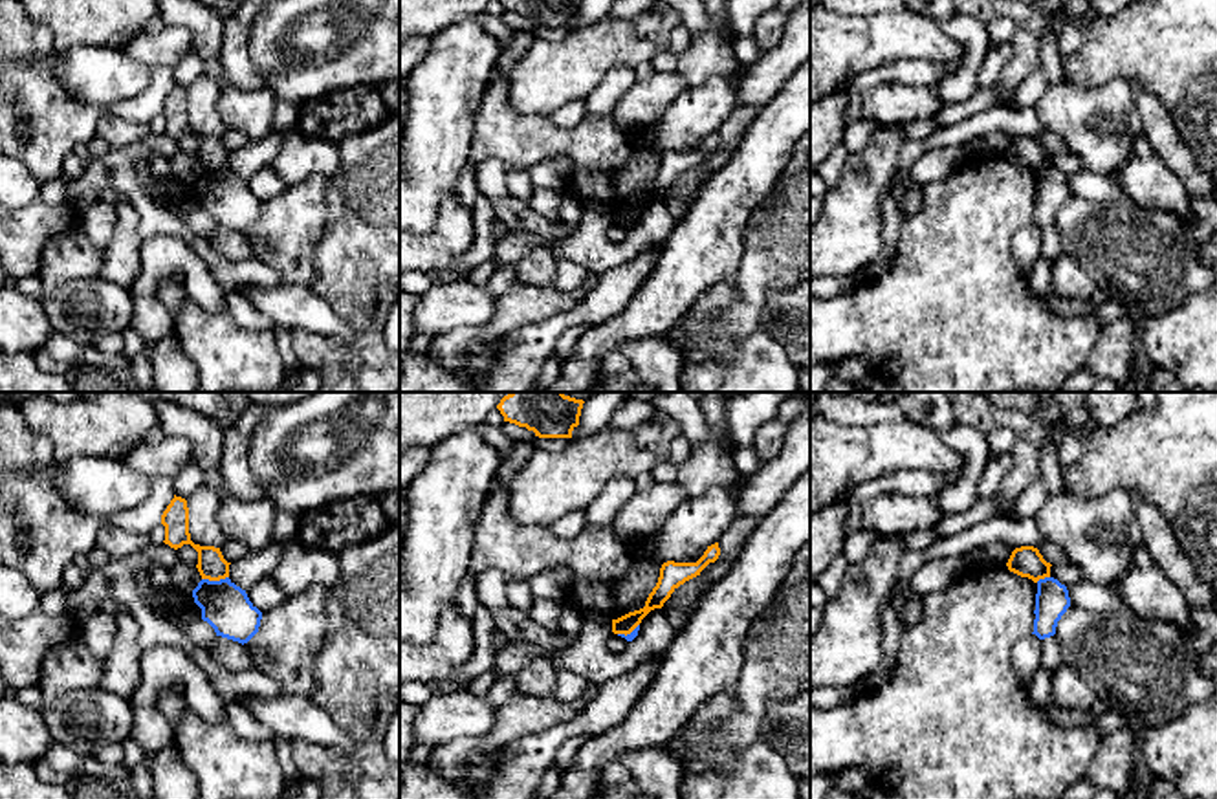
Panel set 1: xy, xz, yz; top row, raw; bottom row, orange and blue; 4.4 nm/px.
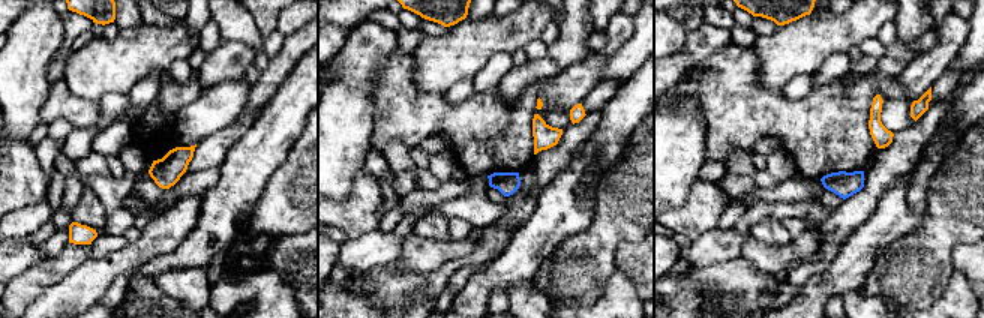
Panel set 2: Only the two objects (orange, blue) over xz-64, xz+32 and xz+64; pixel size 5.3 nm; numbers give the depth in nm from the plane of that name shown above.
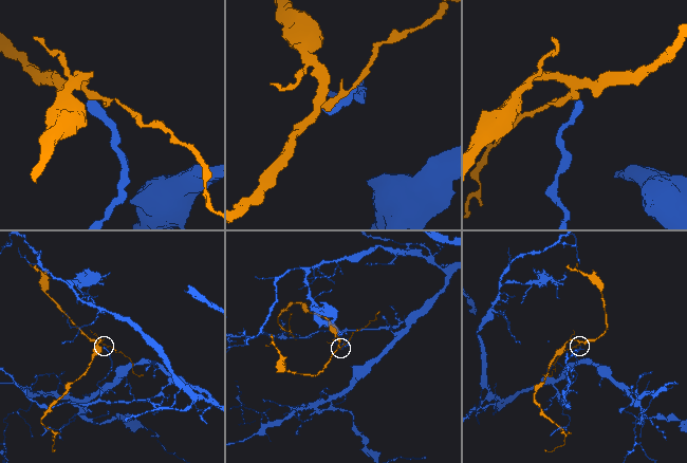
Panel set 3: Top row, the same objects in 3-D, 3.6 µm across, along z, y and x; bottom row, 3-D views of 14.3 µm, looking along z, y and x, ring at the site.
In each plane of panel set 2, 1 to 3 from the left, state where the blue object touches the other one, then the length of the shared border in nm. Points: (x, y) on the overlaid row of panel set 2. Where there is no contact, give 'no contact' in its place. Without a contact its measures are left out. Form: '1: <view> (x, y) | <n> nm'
1: no contact
2: no contact
3: no contact

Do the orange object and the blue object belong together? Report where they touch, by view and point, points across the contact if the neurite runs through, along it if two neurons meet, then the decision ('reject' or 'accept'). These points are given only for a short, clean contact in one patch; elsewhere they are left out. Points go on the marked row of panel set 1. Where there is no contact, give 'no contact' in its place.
xy (215, 580) | along xy (228, 576), (202, 580) | reject

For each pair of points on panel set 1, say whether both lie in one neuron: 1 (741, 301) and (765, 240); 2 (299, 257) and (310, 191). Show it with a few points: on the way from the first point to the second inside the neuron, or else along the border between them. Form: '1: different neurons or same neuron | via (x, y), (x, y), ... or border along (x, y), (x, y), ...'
1: same neuron | via (746, 286), (765, 264), (765, 255)
2: same neuron | via (299, 240), (301, 207)

